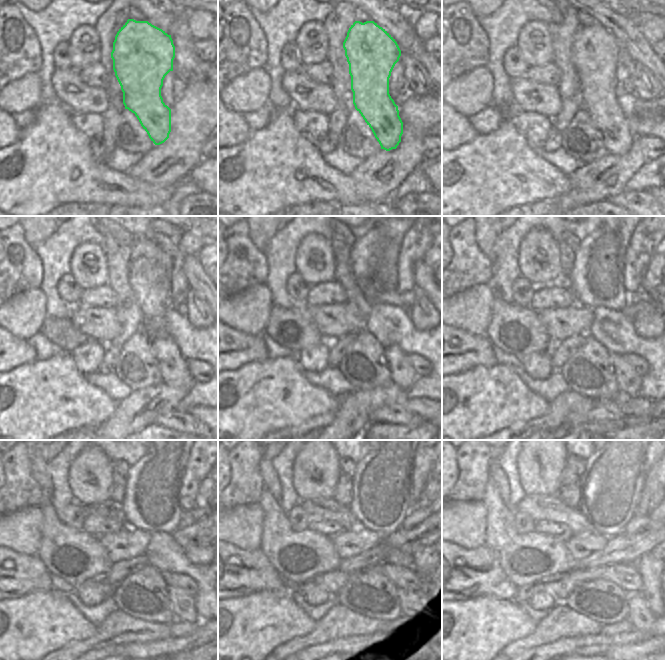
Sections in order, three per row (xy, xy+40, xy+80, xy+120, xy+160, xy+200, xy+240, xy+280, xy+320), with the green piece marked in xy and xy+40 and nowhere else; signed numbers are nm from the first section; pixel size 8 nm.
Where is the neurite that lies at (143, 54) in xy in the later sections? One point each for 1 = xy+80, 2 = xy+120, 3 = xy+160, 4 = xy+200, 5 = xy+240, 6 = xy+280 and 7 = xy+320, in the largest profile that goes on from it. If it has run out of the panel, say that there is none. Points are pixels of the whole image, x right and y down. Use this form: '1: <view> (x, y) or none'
1: xy+80 (595, 49)
2: xy+120 (151, 296)
3: xy+160 (403, 375)
4: xy+200 (629, 381)
5: xy+240 (182, 604)
6: xy+280 (412, 610)
7: xy+320 (643, 619)

